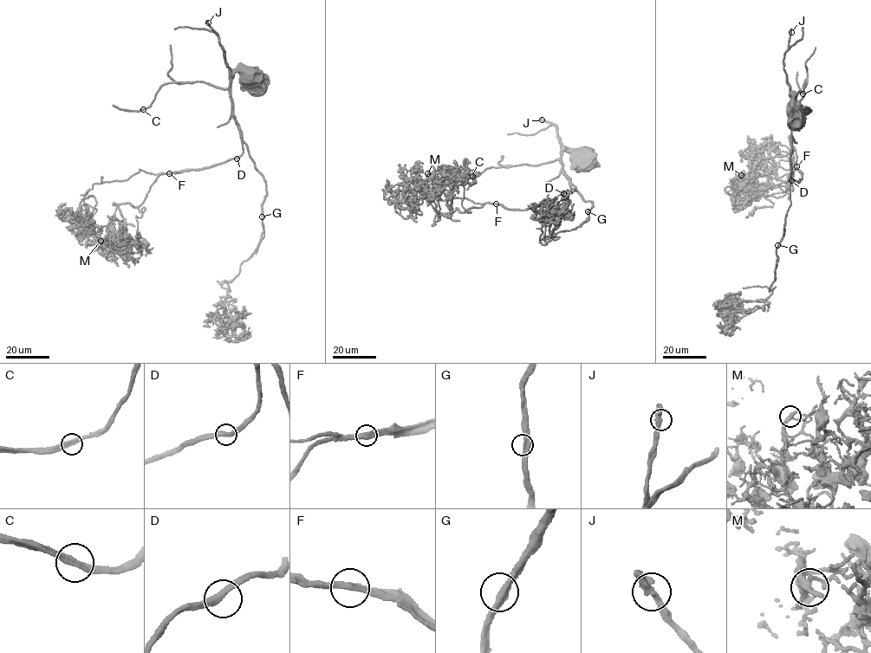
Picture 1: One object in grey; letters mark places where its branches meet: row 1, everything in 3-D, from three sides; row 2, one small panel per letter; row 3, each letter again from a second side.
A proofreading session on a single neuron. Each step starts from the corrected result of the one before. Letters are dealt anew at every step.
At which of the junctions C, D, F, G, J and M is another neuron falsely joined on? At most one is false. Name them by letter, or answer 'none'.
none

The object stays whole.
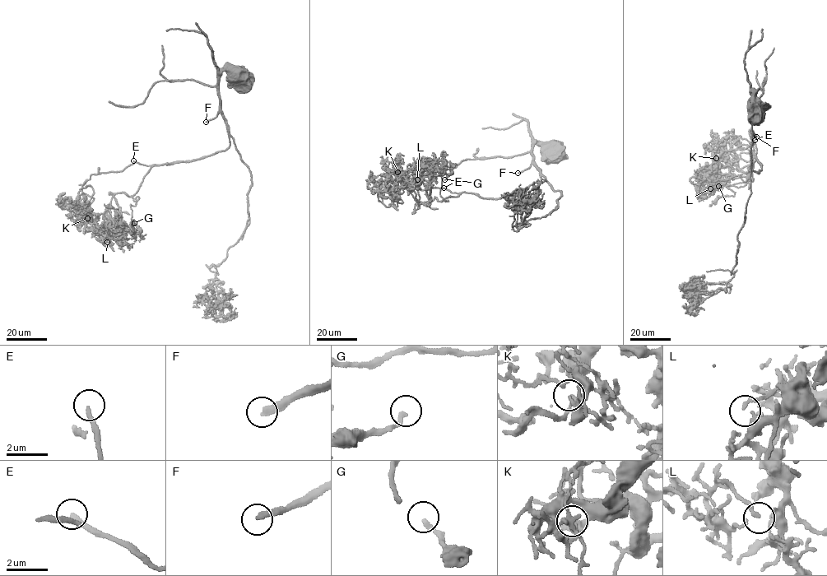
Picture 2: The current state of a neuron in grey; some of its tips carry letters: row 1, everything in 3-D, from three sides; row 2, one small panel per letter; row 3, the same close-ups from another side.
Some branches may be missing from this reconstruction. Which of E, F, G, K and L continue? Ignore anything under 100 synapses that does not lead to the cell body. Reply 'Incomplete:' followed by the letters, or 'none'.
Incomplete: E

